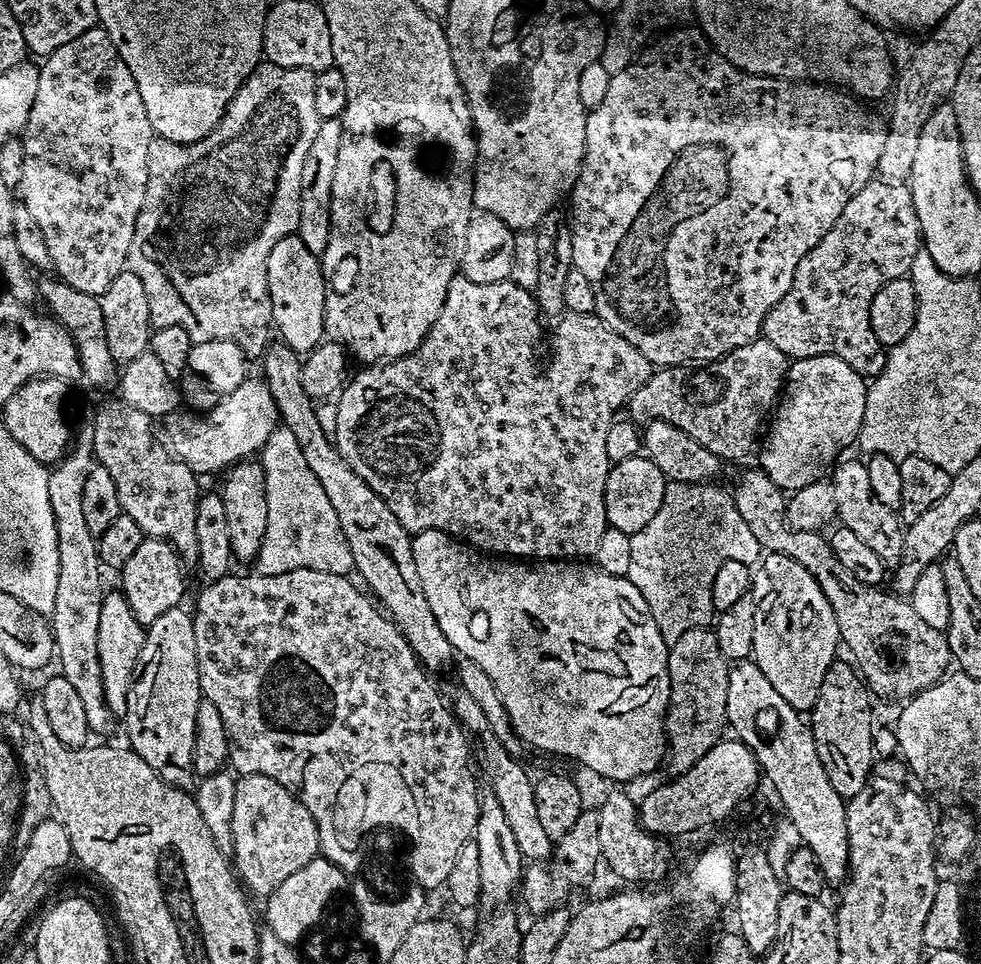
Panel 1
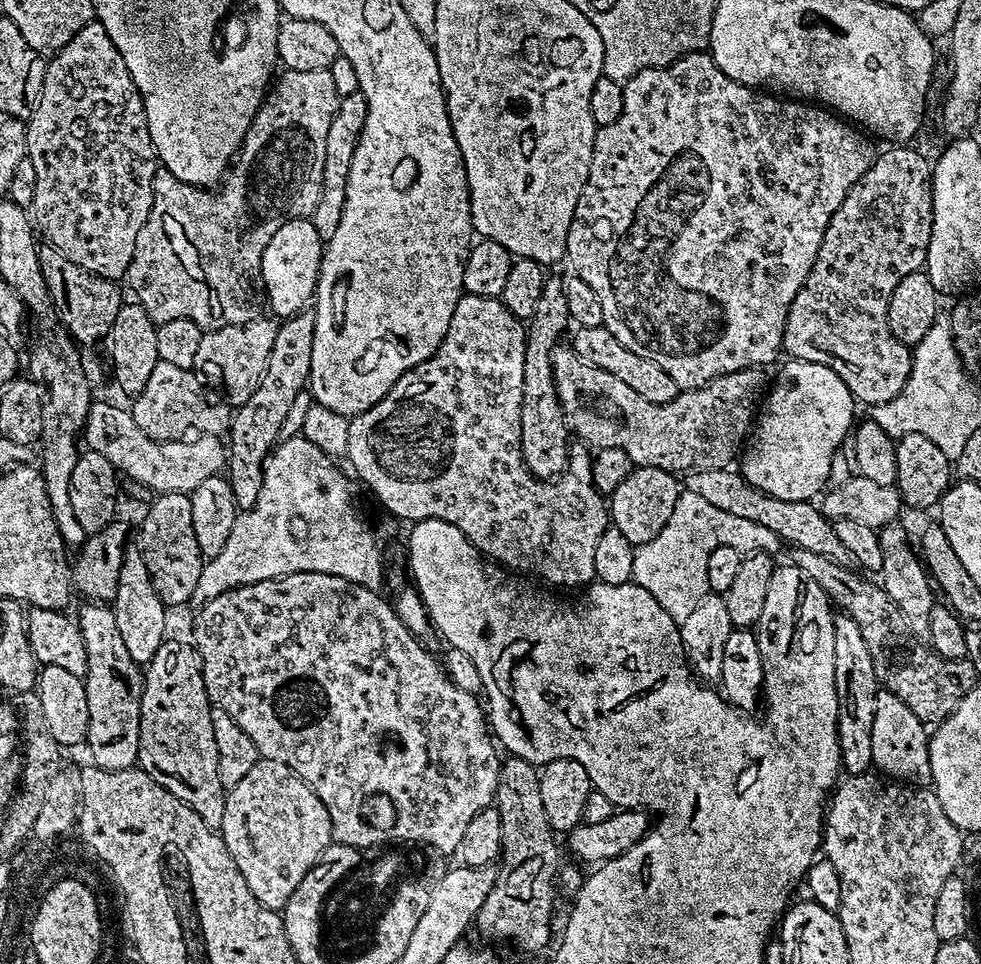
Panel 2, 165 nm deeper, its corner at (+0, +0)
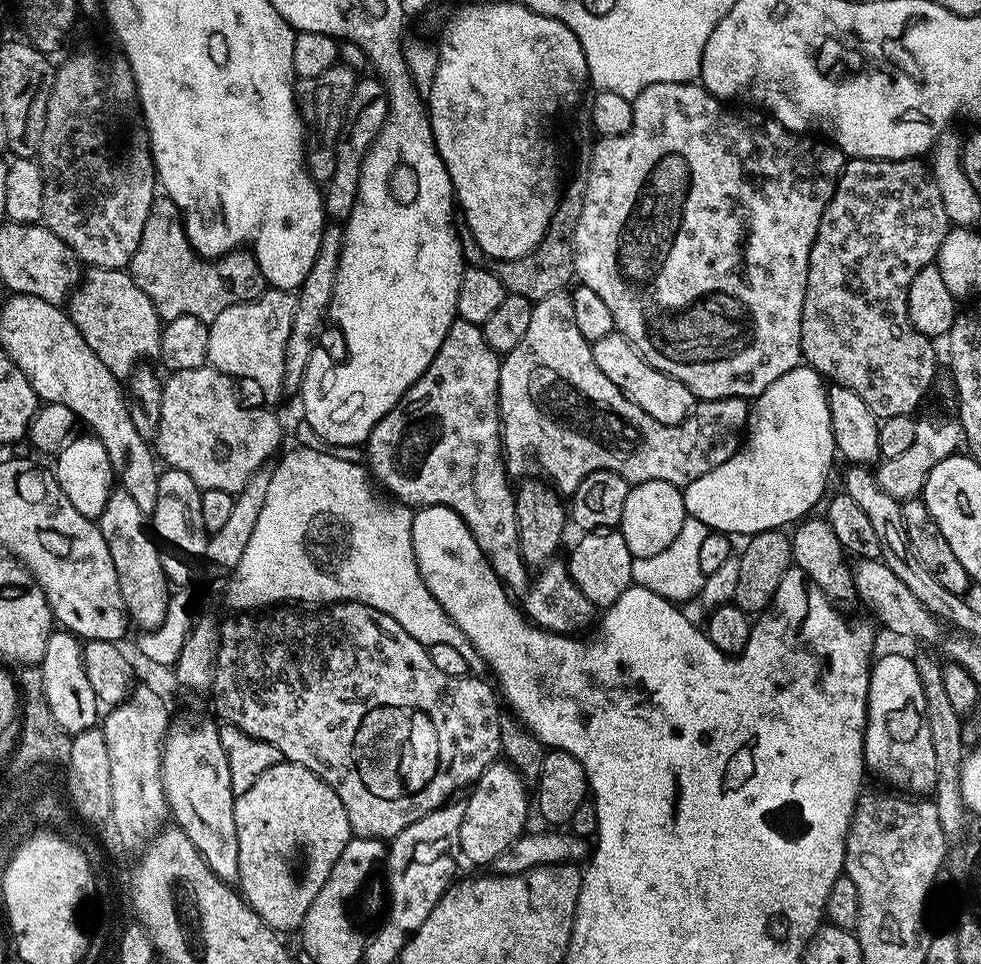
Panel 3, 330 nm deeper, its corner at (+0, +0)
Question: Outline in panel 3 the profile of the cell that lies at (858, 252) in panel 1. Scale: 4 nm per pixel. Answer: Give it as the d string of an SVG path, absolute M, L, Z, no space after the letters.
M920 158L907 160L849 159L836 178L836 189L822 214L816 241L810 250L808 281L802 306L800 355L803 363L820 373L825 381L846 386L846 390L854 390L854 394L858 394L858 398L862 398L862 402L866 402L866 406L870 406L872 413L880 420L895 416L912 416L915 408L923 402L924 395L927 394L928 387L931 386L932 379L936 376L936 352L932 349L933 341L918 332L908 317L908 291L910 282L914 282L914 274L918 274L918 270L922 270L926 265L935 261L949 230L946 210L942 207L942 194L938 194L938 186L932 181L929 165Z

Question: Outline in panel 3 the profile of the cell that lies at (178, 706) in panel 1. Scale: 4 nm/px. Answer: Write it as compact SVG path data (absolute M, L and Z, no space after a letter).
M173 719L169 723L160 759L162 780L168 811L175 827L181 828L190 842L194 842L218 878L236 882L240 878L238 830L234 826L236 797L230 786L230 766L226 763L226 750L222 750L220 730L217 721L212 720Z

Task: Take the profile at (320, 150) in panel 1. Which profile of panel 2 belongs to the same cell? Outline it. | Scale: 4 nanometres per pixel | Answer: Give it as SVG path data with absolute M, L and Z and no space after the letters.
M356 91L340 97L338 110L334 110L334 118L330 118L330 131L326 133L326 162L322 165L322 194L310 217L314 230L318 230L318 238L325 242L334 238L338 222L342 222L342 210L346 206L346 182L350 182L350 162L354 158L362 126L366 126L367 109L366 98Z

